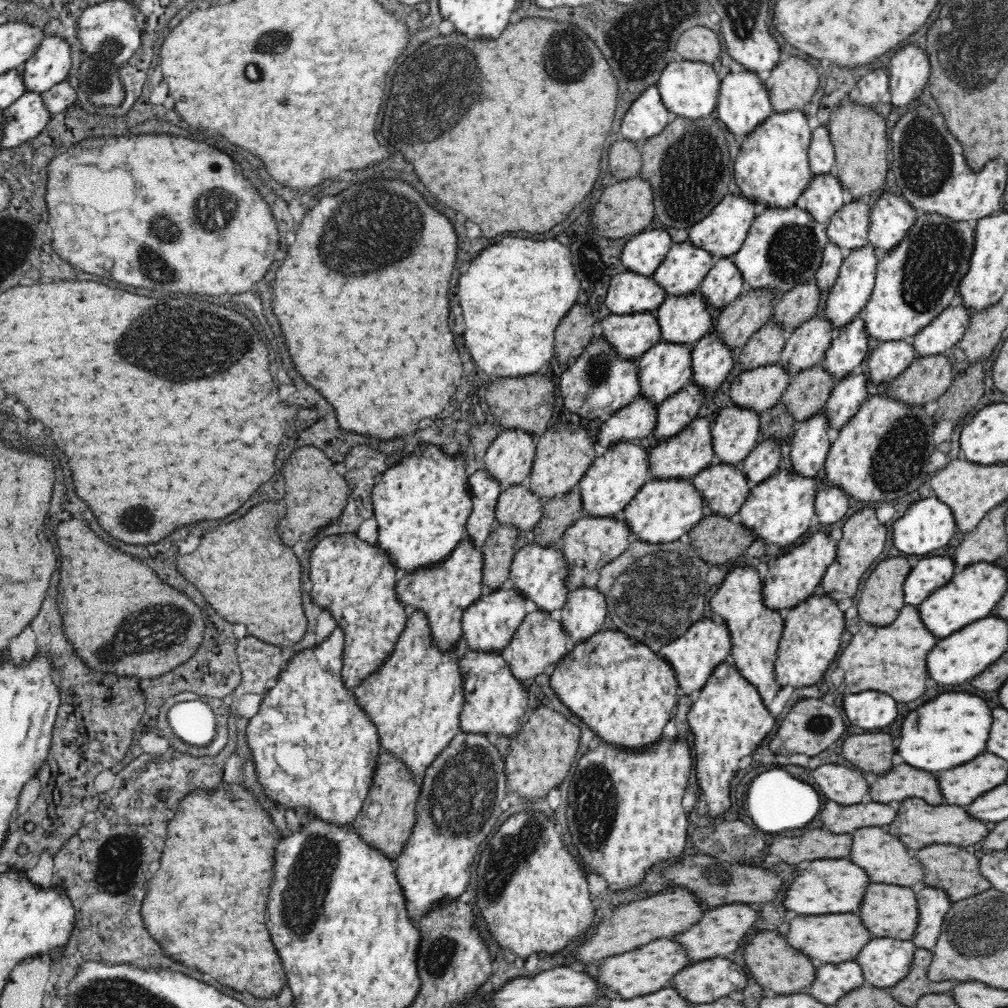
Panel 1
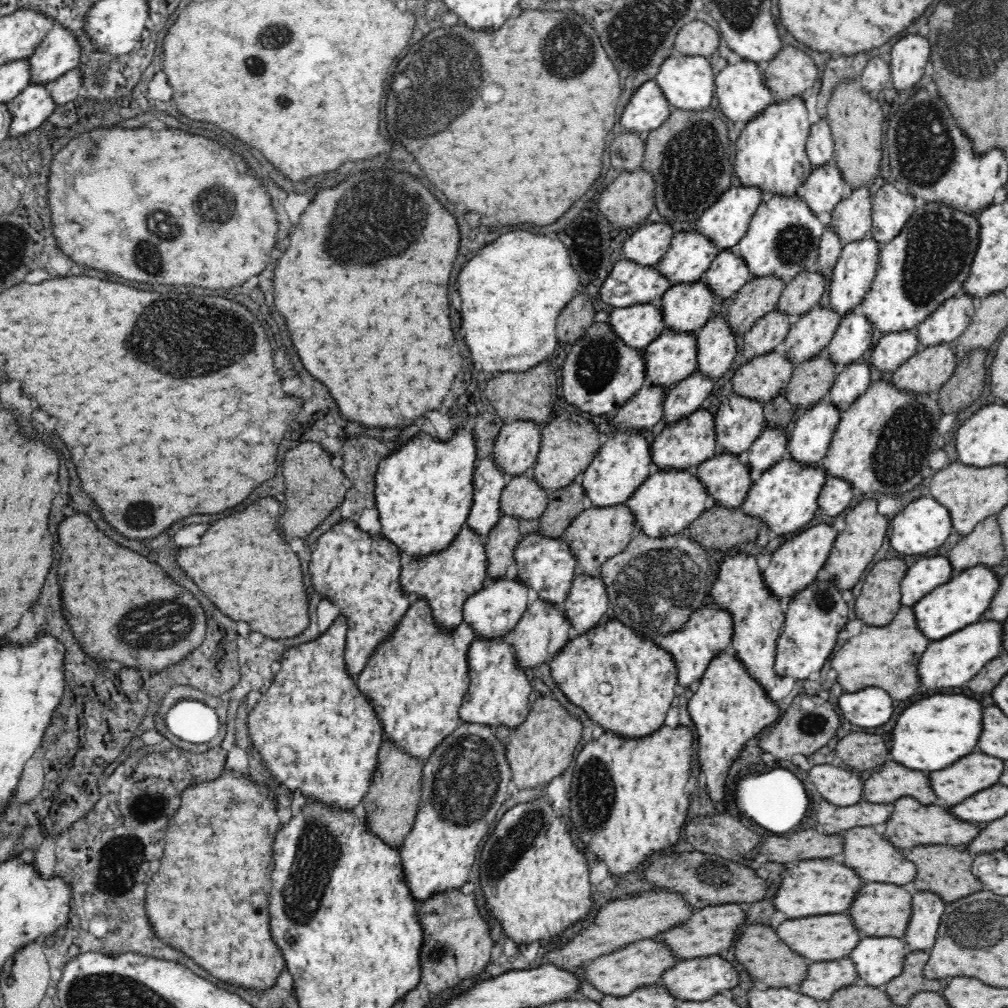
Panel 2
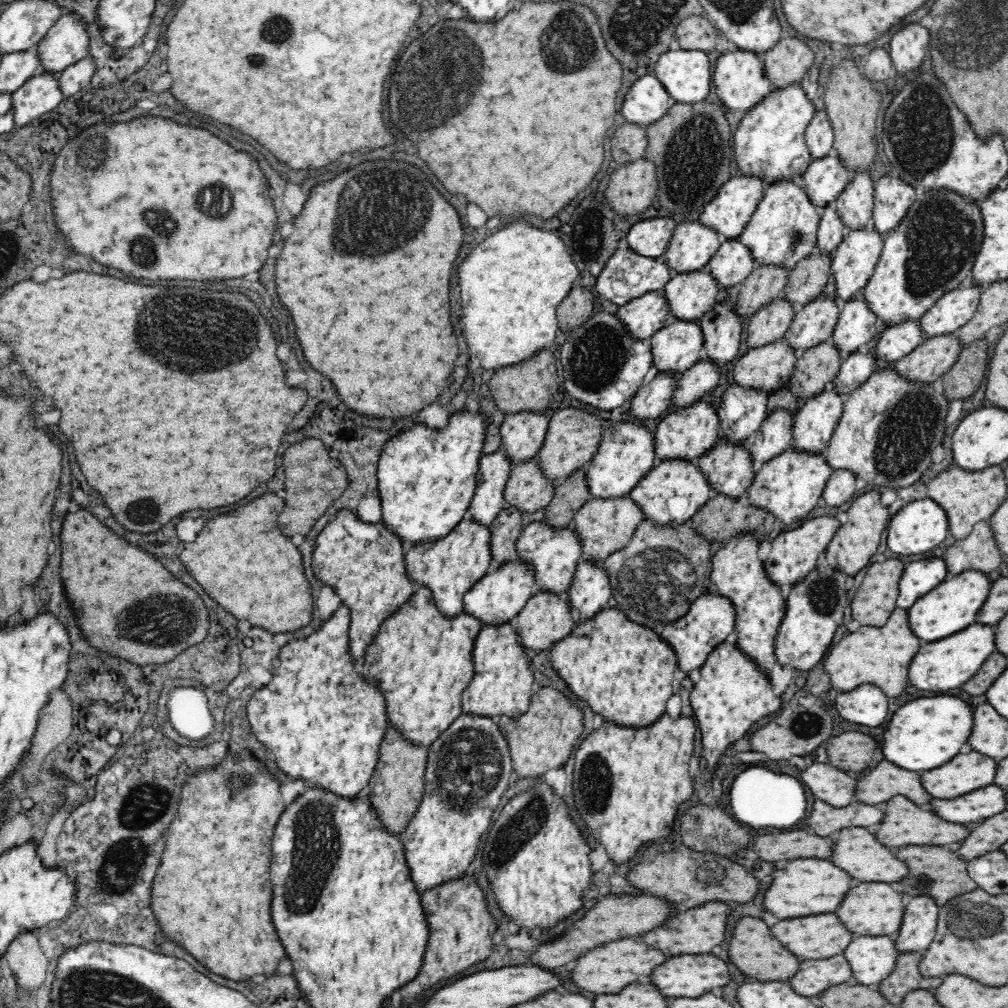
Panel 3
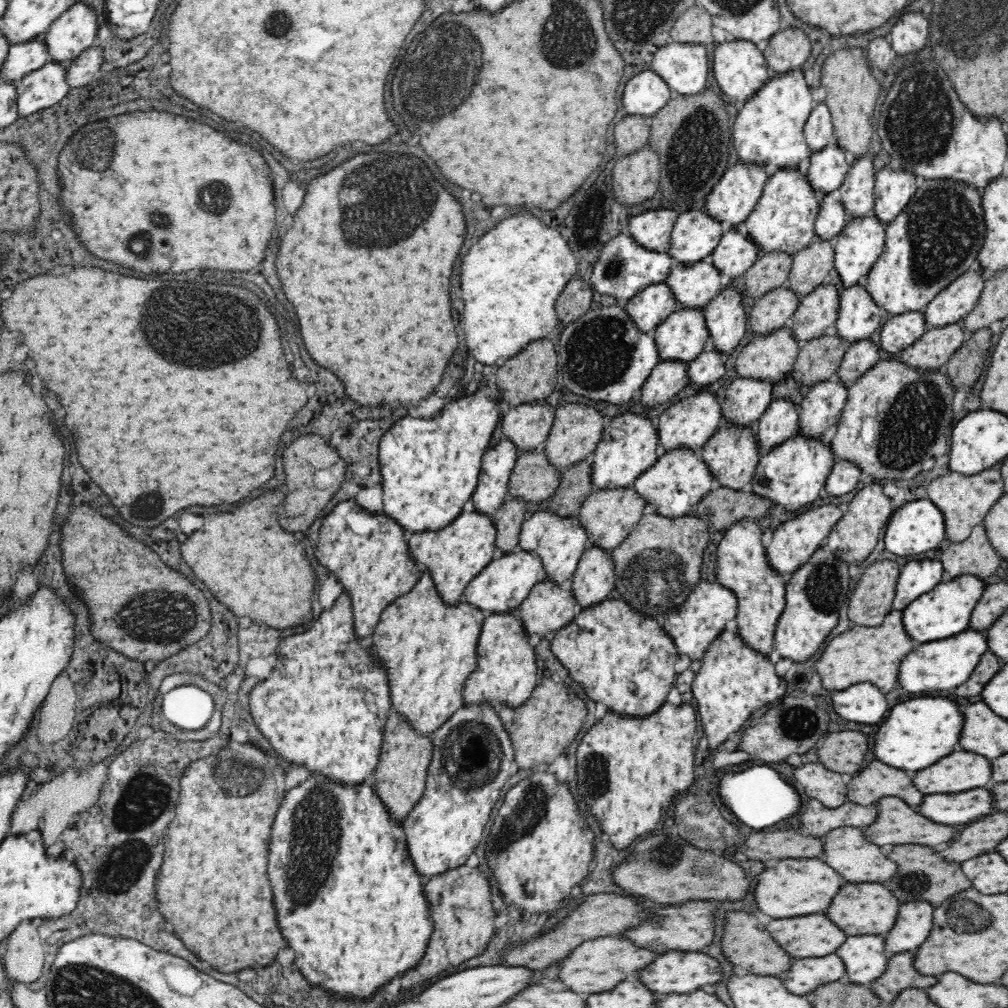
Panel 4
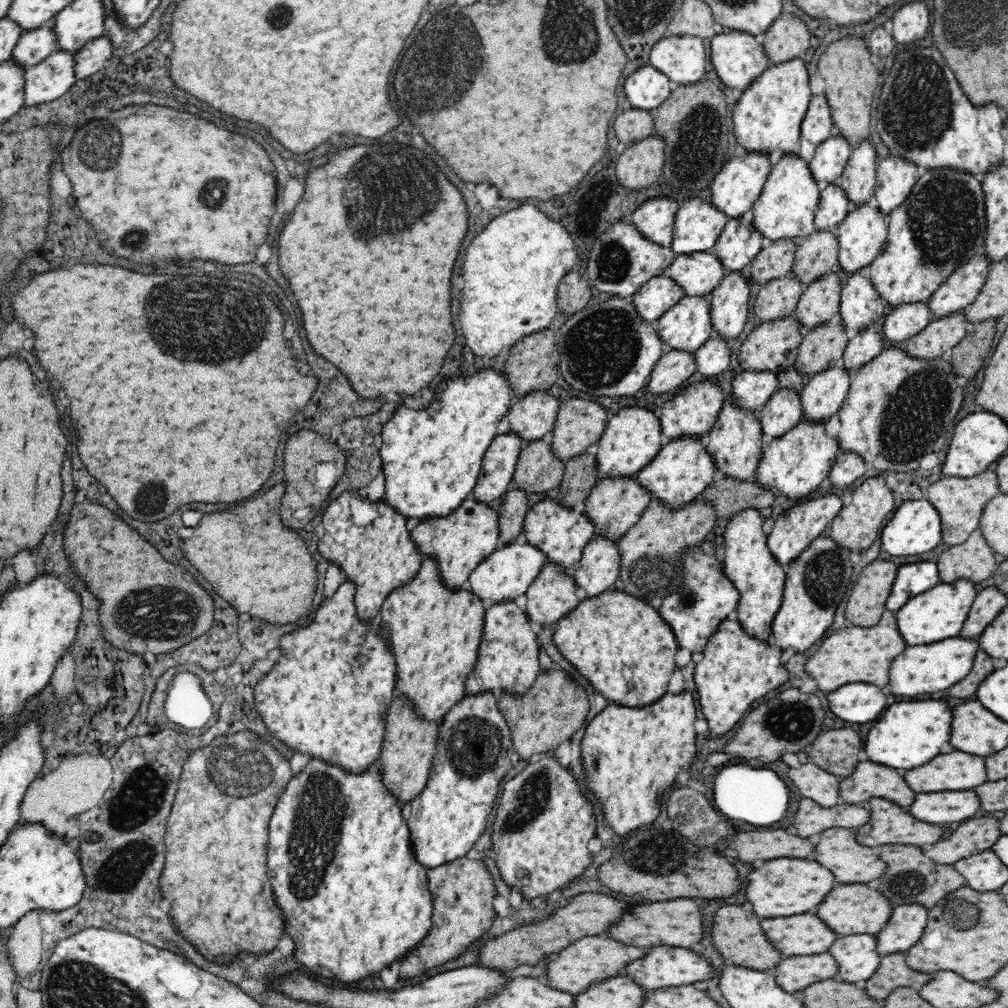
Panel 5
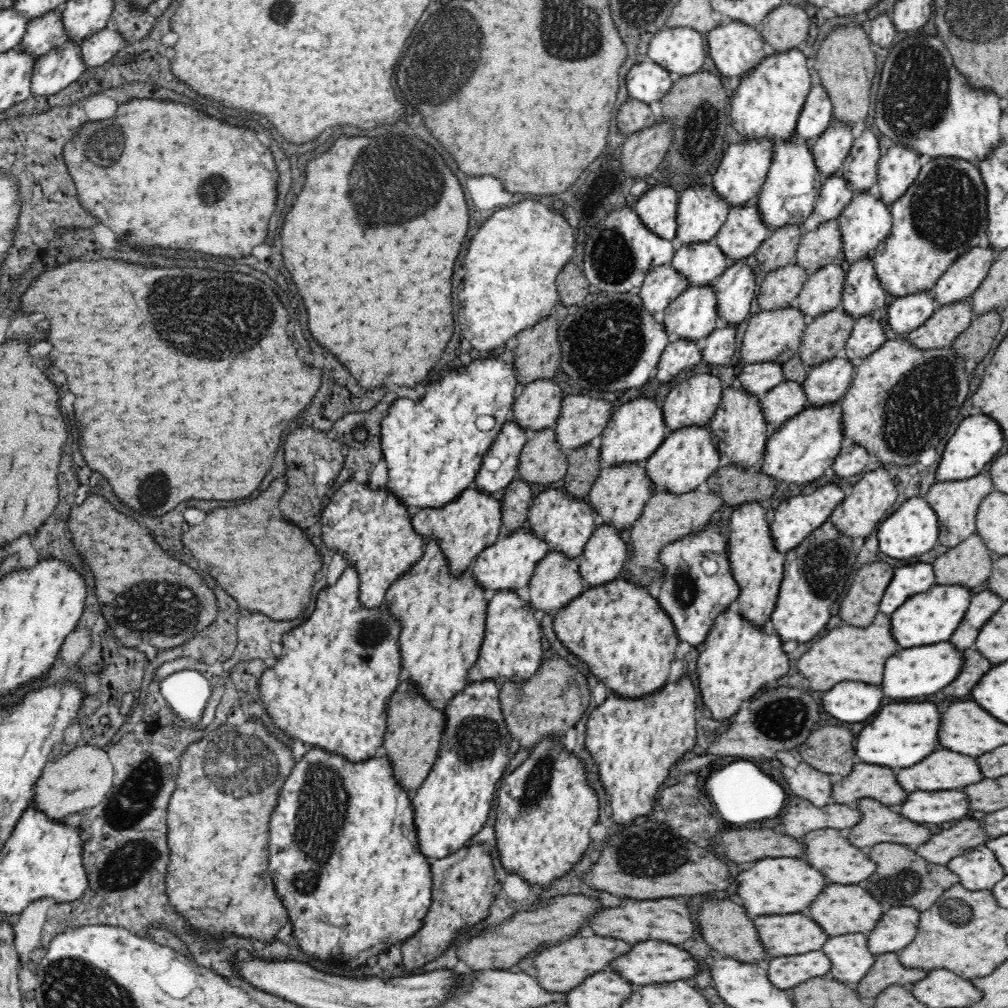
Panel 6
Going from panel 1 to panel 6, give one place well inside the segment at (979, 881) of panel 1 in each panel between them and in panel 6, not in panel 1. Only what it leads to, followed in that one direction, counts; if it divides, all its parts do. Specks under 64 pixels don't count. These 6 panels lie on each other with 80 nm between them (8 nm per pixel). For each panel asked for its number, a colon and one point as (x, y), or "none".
2: (947, 871)
3: (936, 872)
4: (932, 878)
5: (928, 882)
6: (903, 878)

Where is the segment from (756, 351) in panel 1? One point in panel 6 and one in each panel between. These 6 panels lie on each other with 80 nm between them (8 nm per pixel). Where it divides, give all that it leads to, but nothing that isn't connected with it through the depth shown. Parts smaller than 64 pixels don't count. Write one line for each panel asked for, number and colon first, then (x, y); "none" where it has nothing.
2: (767, 335)
3: (768, 325)
4: (773, 311)
5: (777, 299)
6: (778, 289)

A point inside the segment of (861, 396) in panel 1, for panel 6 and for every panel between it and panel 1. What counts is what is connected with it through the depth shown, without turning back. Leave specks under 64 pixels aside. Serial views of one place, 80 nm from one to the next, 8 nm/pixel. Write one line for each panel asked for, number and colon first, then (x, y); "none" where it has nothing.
2: (852, 381)
3: (855, 369)
4: (861, 356)
5: (862, 347)
6: (867, 335)

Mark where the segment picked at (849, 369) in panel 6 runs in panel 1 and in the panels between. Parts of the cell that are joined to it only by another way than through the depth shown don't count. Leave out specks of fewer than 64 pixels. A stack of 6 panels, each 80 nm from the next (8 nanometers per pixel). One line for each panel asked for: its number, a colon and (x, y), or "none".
1: (808, 449)
2: (811, 433)
3: (814, 422)
4: (822, 405)
5: (824, 394)

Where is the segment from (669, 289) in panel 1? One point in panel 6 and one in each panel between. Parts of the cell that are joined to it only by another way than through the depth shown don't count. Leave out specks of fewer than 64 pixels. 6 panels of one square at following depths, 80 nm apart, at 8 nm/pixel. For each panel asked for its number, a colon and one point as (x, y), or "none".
2: (690, 255)
3: (692, 246)
4: (695, 235)
5: (698, 224)
6: (700, 214)

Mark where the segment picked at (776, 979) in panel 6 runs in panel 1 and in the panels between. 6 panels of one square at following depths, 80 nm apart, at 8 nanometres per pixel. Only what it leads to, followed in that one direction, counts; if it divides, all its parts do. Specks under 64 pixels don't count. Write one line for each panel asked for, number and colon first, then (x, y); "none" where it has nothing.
1: (833, 981)
2: (824, 978)
3: (814, 977)
4: (805, 975)
5: (793, 974)

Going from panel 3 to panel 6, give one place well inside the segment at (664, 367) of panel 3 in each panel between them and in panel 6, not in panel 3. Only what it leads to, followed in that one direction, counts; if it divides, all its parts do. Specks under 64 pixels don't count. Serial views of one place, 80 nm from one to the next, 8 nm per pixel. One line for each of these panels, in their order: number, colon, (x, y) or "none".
4: (682, 336)
5: (686, 326)
6: (692, 316)

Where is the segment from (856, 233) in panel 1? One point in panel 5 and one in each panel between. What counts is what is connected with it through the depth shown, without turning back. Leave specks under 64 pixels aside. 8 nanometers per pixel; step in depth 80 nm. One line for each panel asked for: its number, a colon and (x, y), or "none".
2: (851, 220)
3: (854, 207)
4: (857, 194)
5: (858, 182)

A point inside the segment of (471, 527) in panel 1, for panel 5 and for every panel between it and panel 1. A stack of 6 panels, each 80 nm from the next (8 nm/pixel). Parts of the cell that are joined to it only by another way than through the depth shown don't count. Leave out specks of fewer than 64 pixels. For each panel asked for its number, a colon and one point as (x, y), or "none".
2: (488, 481)
3: (494, 470)
4: (497, 464)
5: (498, 464)

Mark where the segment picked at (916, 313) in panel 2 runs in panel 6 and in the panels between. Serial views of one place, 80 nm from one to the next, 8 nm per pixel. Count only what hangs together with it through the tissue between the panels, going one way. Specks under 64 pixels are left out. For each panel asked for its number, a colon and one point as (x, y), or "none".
3: (932, 251)
4: (936, 239)
5: (941, 226)
6: (943, 215)

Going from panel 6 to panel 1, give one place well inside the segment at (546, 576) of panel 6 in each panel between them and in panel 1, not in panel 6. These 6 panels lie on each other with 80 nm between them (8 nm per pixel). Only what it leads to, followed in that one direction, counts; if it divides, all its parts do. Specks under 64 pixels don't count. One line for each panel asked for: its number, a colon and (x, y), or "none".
1: (539, 644)
2: (542, 631)
3: (546, 619)
4: (549, 608)
5: (552, 596)

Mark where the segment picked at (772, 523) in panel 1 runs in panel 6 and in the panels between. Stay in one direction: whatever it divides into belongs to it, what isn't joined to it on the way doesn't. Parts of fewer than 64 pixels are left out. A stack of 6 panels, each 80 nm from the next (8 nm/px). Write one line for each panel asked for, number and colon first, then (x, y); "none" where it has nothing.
2: (784, 498)
3: (788, 487)
4: (791, 475)
5: (794, 465)
6: (799, 453)

